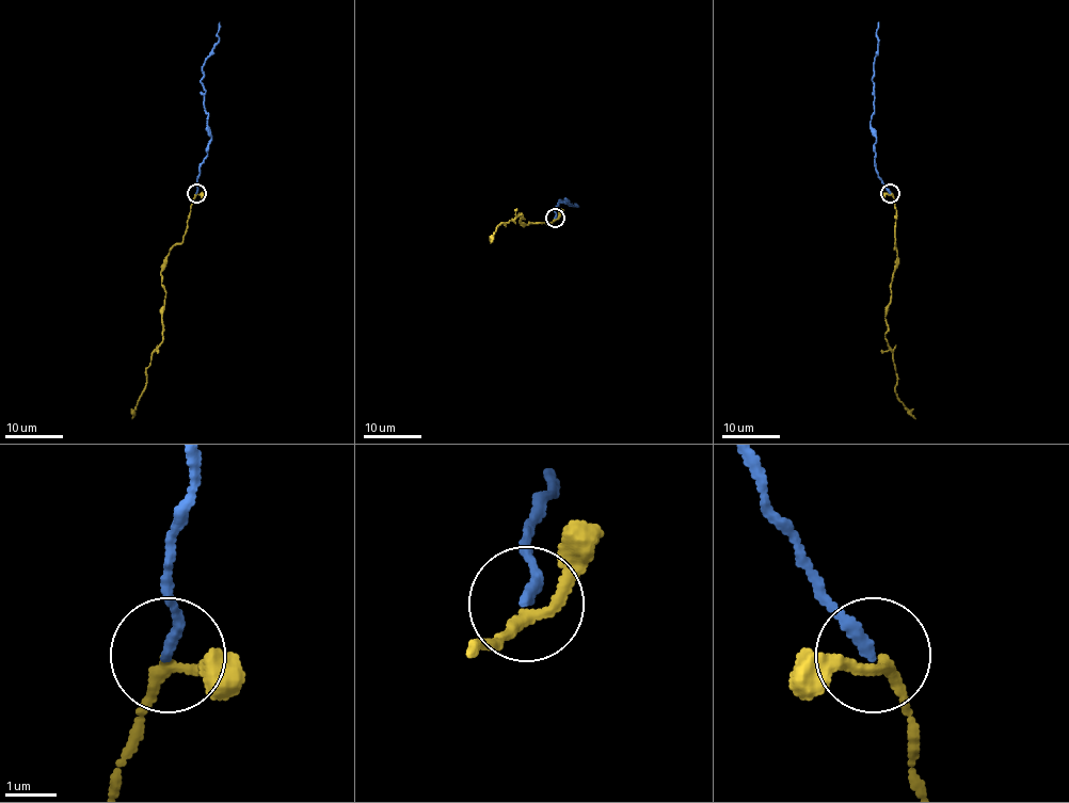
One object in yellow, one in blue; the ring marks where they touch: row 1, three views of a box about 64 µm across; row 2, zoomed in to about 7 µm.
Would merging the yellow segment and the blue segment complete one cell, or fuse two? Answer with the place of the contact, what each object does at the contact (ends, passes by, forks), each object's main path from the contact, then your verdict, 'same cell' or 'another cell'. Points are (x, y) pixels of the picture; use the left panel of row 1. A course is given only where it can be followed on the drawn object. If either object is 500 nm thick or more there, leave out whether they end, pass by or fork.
(196, 193) | yellow passes by | blue ends | yellow via (196, 193), (184, 240), (169, 252), (161, 272), (165, 293), (163, 339), (152, 354), (146, 385), (131, 418) | blue via (196, 193), (198, 169), (210, 139), (203, 105), (205, 89), (201, 81), (202, 65), (219, 39), (219, 22) | same cell

